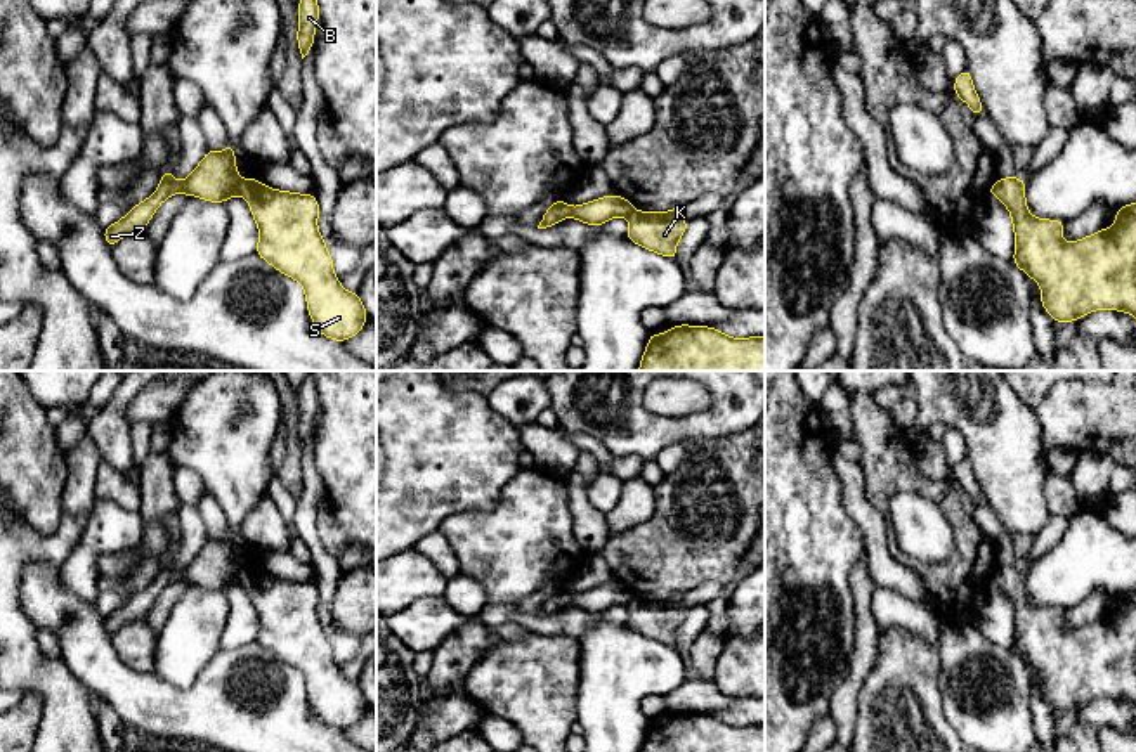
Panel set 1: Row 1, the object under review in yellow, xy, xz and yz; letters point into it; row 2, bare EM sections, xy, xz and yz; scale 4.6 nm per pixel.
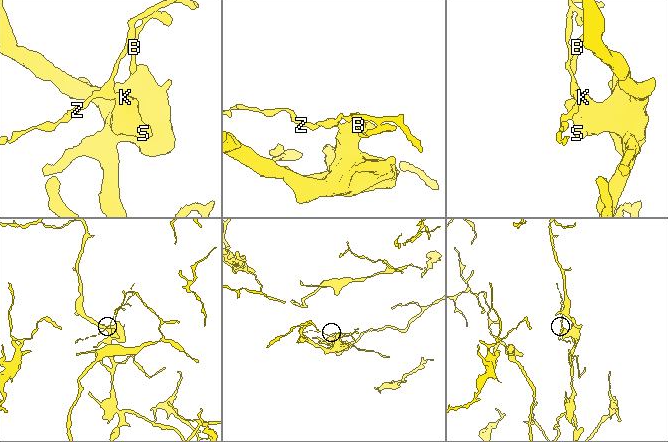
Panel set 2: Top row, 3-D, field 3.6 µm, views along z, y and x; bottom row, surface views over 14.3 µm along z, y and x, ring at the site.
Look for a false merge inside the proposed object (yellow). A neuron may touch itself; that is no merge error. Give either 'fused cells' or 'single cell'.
fused cells

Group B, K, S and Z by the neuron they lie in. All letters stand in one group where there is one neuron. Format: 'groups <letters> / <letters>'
groups B Z / K S

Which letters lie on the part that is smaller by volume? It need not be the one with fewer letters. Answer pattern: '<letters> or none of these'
B, Z

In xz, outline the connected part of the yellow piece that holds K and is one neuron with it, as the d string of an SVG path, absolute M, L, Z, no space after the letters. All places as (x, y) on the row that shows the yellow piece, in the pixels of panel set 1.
M683 206L669 211L635 211L628 222L626 237L643 250L676 260L676 243L687 230L690 220L678 220Z

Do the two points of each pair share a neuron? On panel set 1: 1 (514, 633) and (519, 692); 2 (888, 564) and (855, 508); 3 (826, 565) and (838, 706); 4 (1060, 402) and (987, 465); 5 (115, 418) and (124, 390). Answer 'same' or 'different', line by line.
1: different
2: same
3: different
4: different
5: same

